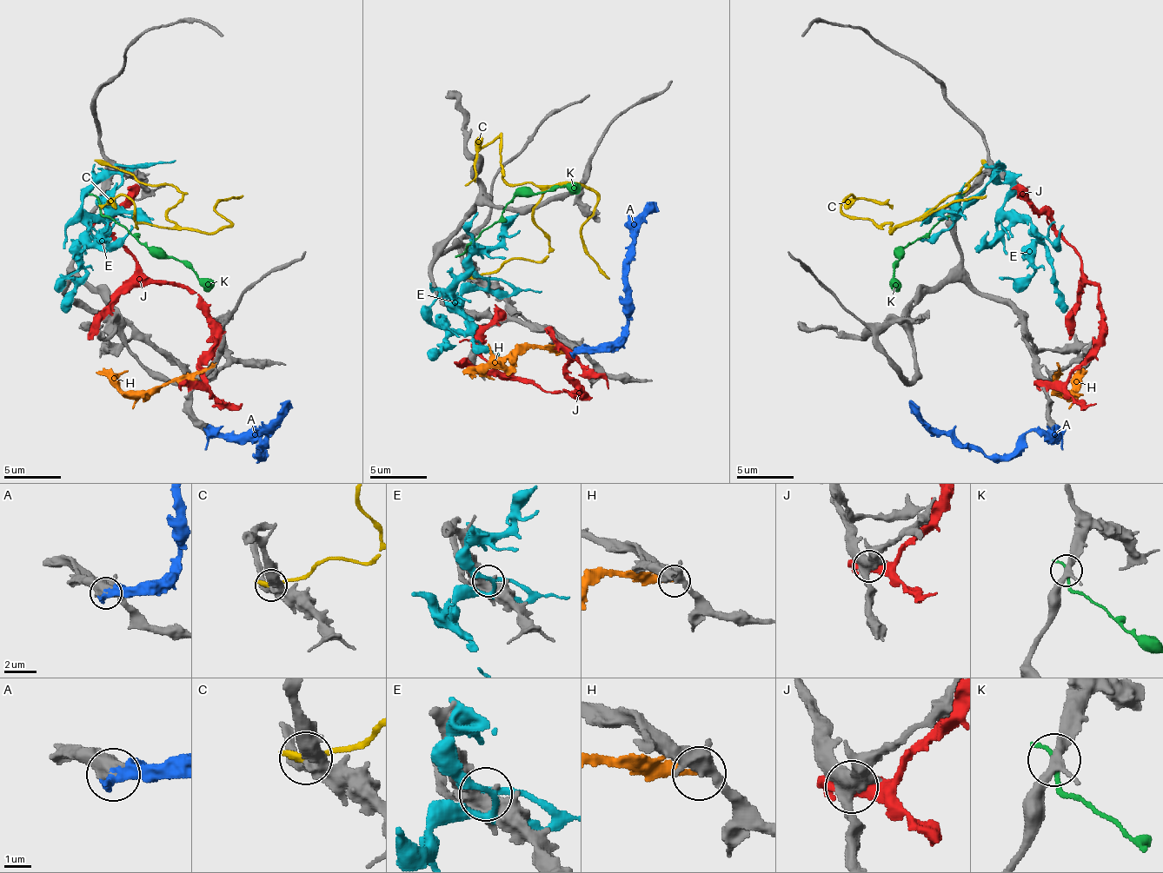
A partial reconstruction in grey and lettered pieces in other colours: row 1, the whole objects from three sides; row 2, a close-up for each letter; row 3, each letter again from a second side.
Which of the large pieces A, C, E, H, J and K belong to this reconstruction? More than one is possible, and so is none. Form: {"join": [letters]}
{"join": ["A"]}

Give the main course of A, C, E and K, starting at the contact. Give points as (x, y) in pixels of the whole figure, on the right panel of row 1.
A: (1057, 432), (1057, 435), (1029, 432), (1009, 455), (958, 446), (947, 435), (935, 432), (910, 401)
C: (984, 163), (966, 182), (969, 186), (893, 228), (890, 222), (850, 220), (842, 202), (853, 195), (893, 208)
E: (986, 166), (995, 166), (1009, 186), (1003, 200), (1006, 211), (1026, 225), (1049, 248), (1052, 279), (1066, 313)
K: (958, 200), (947, 217), (904, 248), (899, 260), (895, 282), (901, 287)

